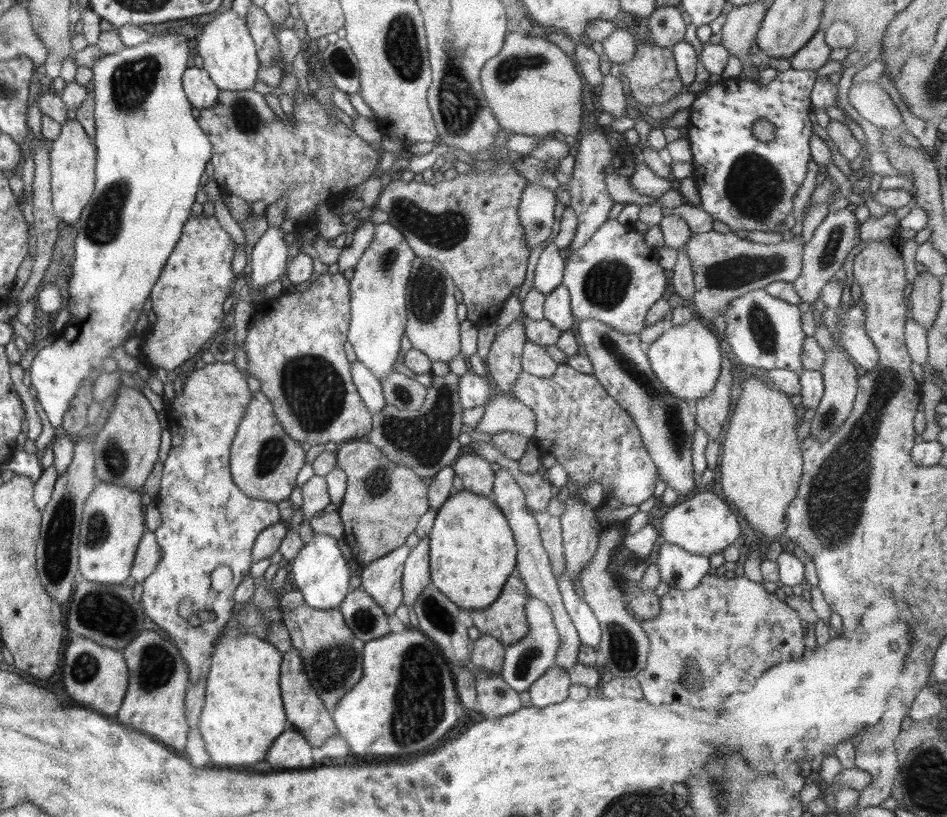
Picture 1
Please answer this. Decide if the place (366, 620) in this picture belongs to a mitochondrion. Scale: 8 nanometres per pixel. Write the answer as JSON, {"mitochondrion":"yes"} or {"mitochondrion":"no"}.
{"mitochondrion":"yes"}

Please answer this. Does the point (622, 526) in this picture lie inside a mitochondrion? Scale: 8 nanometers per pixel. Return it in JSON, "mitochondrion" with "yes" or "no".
{"mitochondrion":"no"}

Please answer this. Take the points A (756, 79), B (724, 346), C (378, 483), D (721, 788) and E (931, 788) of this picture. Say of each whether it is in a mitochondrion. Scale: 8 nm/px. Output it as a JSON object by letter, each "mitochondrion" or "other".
{"A":"other","B":"other","C":"mitochondrion","D":"mitochondrion","E":"mitochondrion"}

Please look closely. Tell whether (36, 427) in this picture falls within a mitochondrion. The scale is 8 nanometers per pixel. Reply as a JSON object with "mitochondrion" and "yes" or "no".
{"mitochondrion":"no"}

